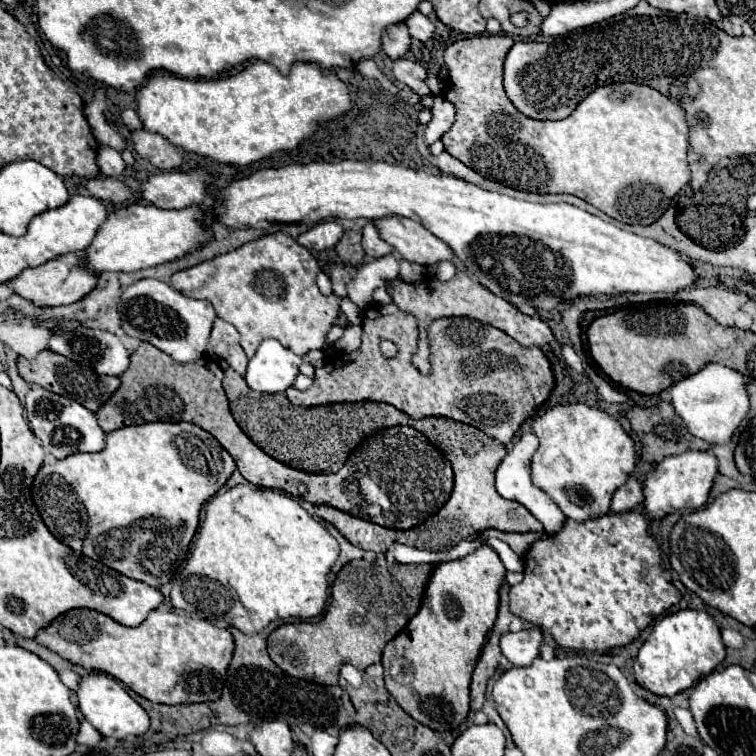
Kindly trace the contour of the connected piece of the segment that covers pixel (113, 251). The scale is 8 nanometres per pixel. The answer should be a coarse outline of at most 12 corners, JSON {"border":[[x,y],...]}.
{"border":[[143,203],[105,219],[93,273],[139,271],[213,239],[200,205]]}

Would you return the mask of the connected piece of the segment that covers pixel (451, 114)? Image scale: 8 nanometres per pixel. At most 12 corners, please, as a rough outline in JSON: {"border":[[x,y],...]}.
{"border":[[443,95],[433,99],[433,119],[425,143],[435,143],[453,125],[455,105]]}

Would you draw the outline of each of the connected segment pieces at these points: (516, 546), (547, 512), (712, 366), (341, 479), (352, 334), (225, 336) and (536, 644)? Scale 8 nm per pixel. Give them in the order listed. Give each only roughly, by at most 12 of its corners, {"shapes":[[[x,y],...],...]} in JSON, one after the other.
{"shapes":[[[487,529],[485,535],[497,537],[511,545],[523,557],[535,539],[545,533],[503,533]],[[533,433],[521,435],[497,467],[497,493],[527,507],[557,533],[559,507],[531,483]],[[717,363],[669,387],[689,433],[729,443],[749,411],[743,375]],[[131,353],[105,433],[195,423],[249,483],[401,531],[437,513],[451,463],[413,427],[361,441],[335,473],[269,457],[211,359]],[[347,325],[333,347],[353,353],[361,345],[361,327]],[[215,319],[209,349],[245,375],[249,359],[239,333]],[[541,629],[501,637],[501,653],[515,667],[539,657]]]}

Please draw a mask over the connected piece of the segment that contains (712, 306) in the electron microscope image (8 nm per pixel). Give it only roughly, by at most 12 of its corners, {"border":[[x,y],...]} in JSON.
{"border":[[691,287],[677,293],[699,305],[721,325],[749,299],[719,287]]}

